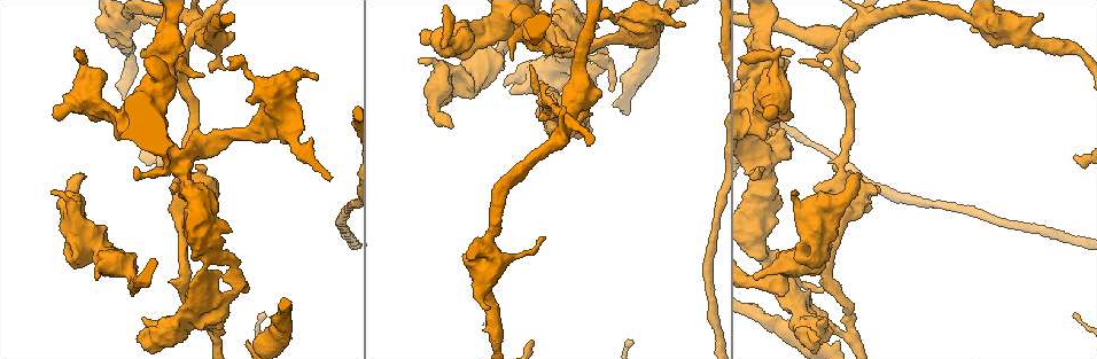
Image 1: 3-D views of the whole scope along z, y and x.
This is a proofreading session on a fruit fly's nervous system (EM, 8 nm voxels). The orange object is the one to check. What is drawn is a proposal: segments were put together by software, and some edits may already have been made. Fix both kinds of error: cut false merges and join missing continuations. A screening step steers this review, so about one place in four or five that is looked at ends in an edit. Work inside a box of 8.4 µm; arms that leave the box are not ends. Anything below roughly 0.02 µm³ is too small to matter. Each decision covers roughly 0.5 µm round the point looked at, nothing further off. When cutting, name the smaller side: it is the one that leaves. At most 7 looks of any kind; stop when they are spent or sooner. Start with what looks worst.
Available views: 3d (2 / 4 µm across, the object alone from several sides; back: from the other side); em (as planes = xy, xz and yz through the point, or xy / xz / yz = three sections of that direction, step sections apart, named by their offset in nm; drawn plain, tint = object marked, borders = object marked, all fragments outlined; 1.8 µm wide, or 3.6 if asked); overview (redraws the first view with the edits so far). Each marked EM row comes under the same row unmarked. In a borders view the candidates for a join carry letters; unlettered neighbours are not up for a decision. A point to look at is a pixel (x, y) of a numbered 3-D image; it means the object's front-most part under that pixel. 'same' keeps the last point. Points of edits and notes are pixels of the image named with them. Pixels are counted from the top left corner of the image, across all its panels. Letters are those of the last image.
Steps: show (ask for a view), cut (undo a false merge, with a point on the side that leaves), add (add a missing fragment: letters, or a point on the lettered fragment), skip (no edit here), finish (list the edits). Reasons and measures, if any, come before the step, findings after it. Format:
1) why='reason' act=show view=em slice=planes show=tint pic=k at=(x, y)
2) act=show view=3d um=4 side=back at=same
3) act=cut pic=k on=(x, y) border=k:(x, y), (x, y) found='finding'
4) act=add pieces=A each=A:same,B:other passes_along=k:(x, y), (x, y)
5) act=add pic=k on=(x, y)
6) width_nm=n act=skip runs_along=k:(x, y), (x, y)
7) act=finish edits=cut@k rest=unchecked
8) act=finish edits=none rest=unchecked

why='arms part here' act=show view=em slice=planes show=borders pic=1 at=(198, 25)

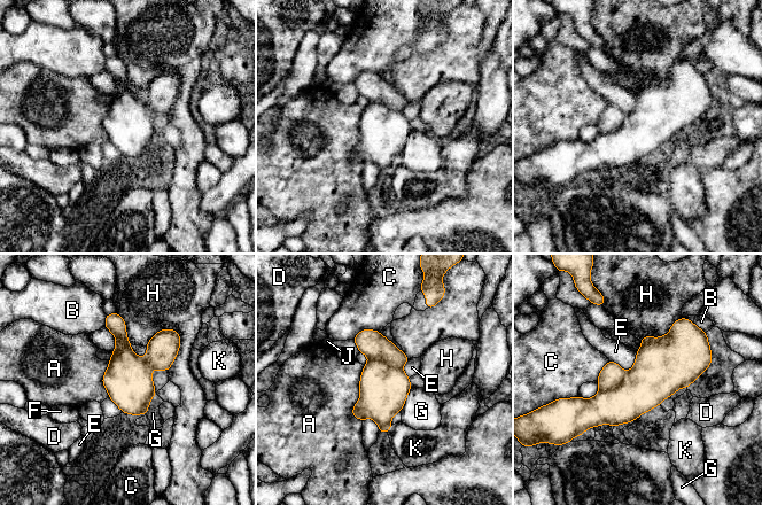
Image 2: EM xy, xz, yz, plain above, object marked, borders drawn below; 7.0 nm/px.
act=cut pic=2 on=(383, 389) each=A:other,B:other,C:other,D:other,E:other,F:other,G:other,H:other,J:other,K:other border=2:(370, 359), (383, 360), (401, 367) found='two neurons meet here'

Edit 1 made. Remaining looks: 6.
why='abrupt turn' act=show view=3d um=2 side=back pic=1 at=(770, 64)

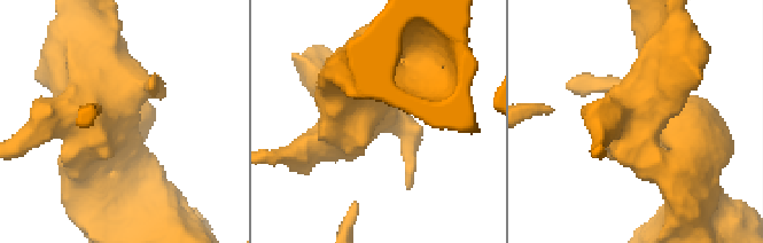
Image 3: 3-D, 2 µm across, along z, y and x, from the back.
why='now the EM' act=show view=em slice=yz step=16 show=tint pic=3 at=(349, 115)

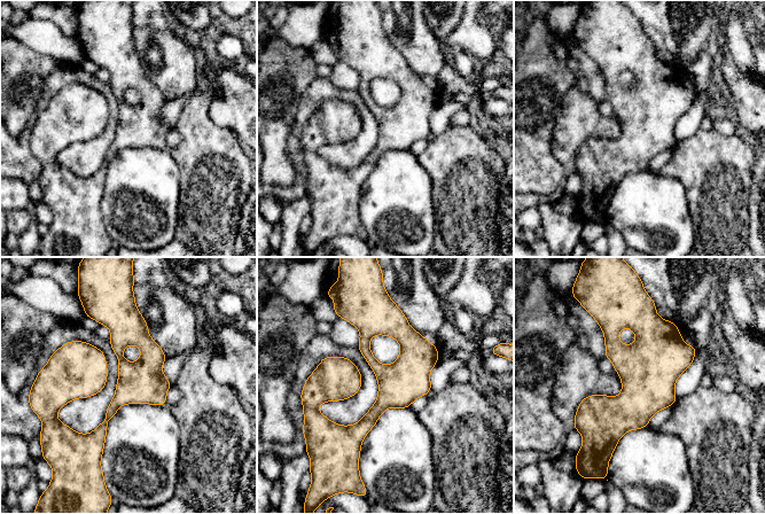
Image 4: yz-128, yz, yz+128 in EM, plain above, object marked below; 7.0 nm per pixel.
why='another direction' act=show view=em slice=xy step=16 show=borders at=same

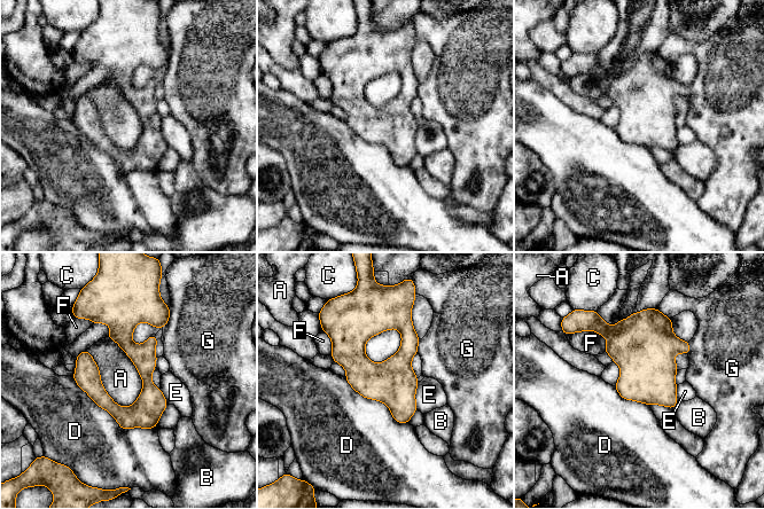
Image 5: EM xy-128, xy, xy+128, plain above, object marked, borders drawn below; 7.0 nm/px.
act=skip each=A:other,B:other,C:other,D:other,E:other,F:other,G:other runs_along=5:(103, 320), (145, 362), (153, 424) found='all the same neuron'

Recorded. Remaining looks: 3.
why='calibre changes' act=show view=3d um=4 pic=1 at=(548, 30)

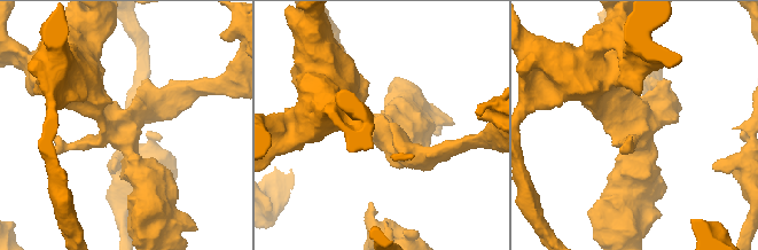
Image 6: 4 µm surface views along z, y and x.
why='now the EM' act=show view=em slice=xy step=16 show=borders pic=6 at=(639, 134)

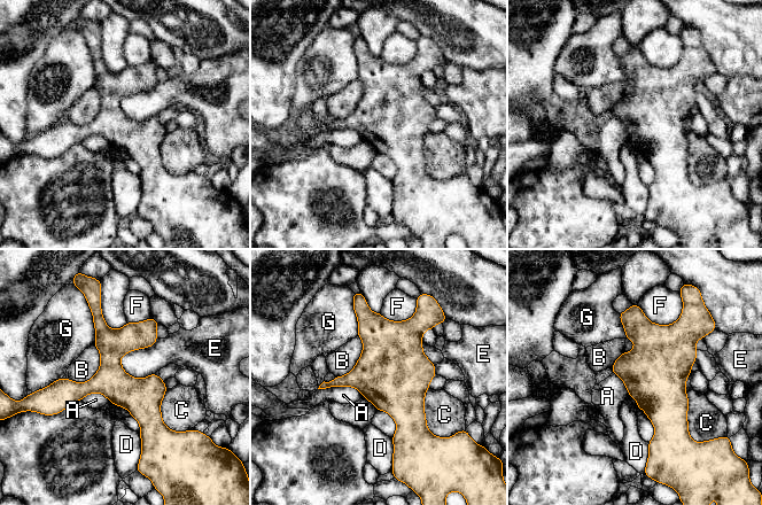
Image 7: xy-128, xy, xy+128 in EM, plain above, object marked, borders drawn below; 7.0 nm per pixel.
width_nm=220 act=skip each=A:other,B:other,C:other,D:other,E:other,F:other,G:other border=7:(157, 339), (125, 352), (123, 371) found='all the same neuron'

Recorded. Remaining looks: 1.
act=finish edits=cut@2 rest=unchecked

